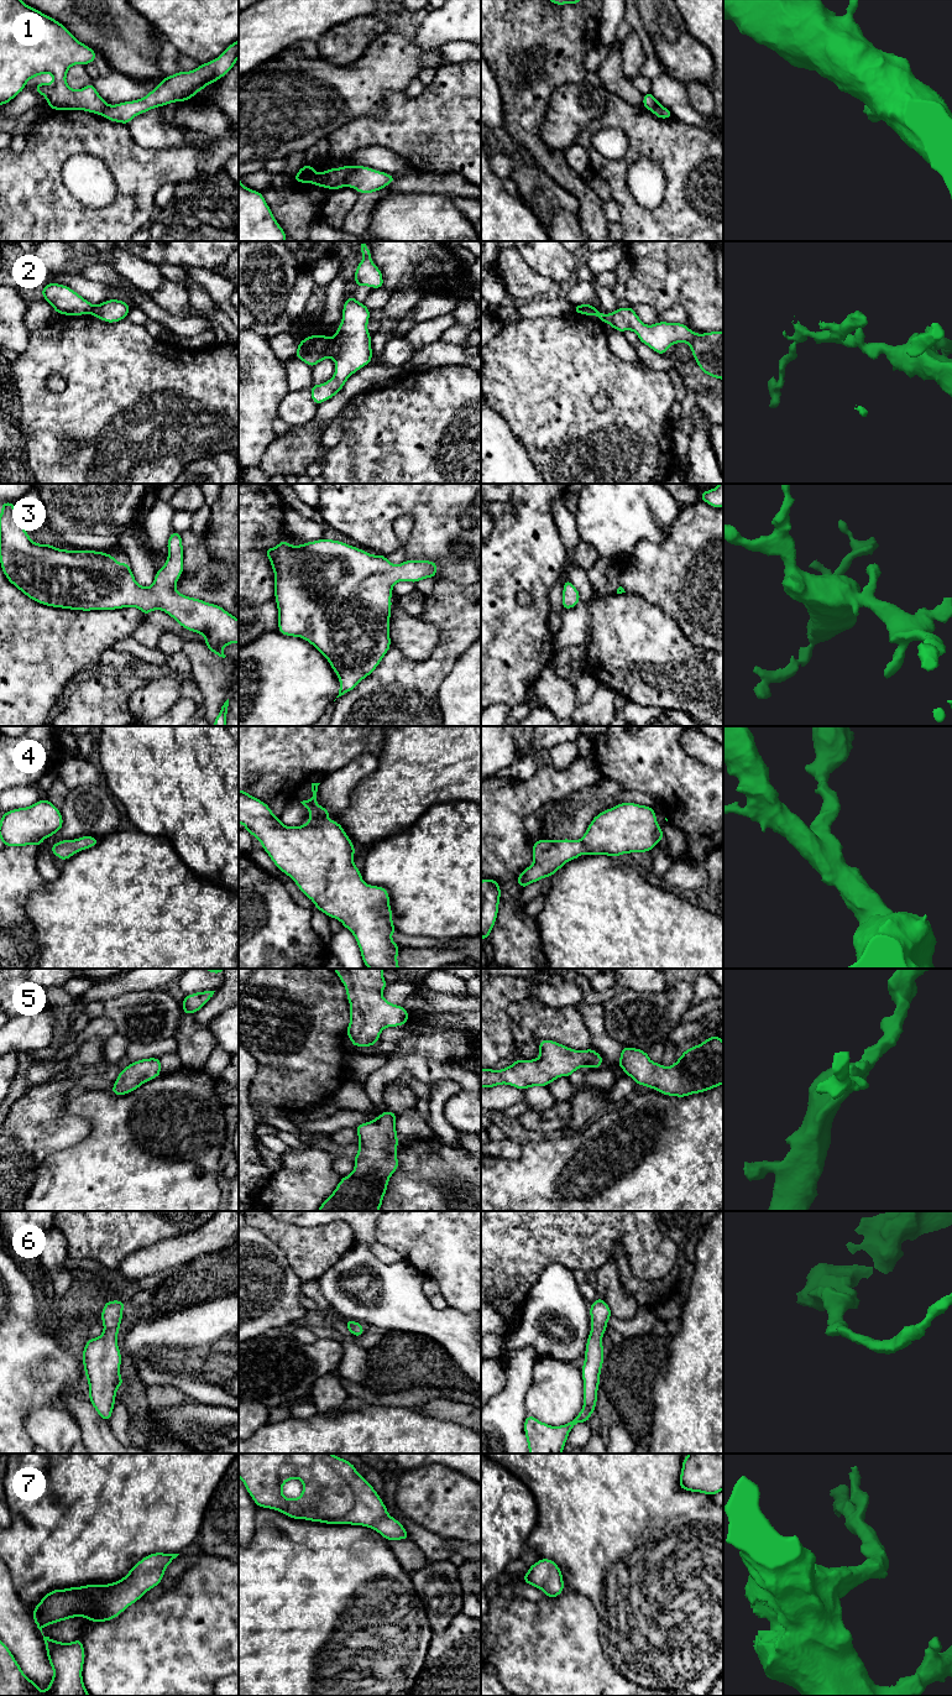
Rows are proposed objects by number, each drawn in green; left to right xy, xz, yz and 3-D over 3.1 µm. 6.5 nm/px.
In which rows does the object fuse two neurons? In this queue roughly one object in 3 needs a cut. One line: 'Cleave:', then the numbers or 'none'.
Cleave: 1, 2

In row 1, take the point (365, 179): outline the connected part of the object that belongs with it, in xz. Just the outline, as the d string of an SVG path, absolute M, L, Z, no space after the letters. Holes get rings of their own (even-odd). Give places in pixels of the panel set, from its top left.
M354 166L352 171L347 173L346 187L356 189L361 193L375 193L383 189L397 178L365 166Z

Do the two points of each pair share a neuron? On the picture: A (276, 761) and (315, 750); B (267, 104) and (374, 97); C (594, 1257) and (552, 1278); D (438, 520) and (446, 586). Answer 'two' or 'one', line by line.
A: one
B: one
C: two
D: two

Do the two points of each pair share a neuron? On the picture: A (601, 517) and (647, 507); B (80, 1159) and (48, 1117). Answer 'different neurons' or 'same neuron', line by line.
A: same neuron
B: different neurons

